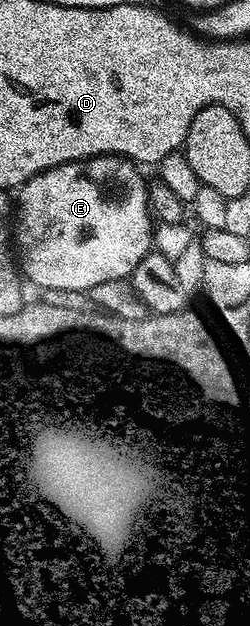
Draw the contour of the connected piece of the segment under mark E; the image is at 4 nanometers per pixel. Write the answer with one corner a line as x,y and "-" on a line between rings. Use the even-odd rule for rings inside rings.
94,155
90,159
81,159
75,163
56,165
36,177
32,177
27,183
22,184
16,195
16,255
20,260
20,271
27,280
31,279
38,289
70,289
87,292
92,285
101,282
125,280
133,276
136,265
145,255
152,251
152,212
150,209
150,192
147,180
142,180
134,160
123,159
121,155

